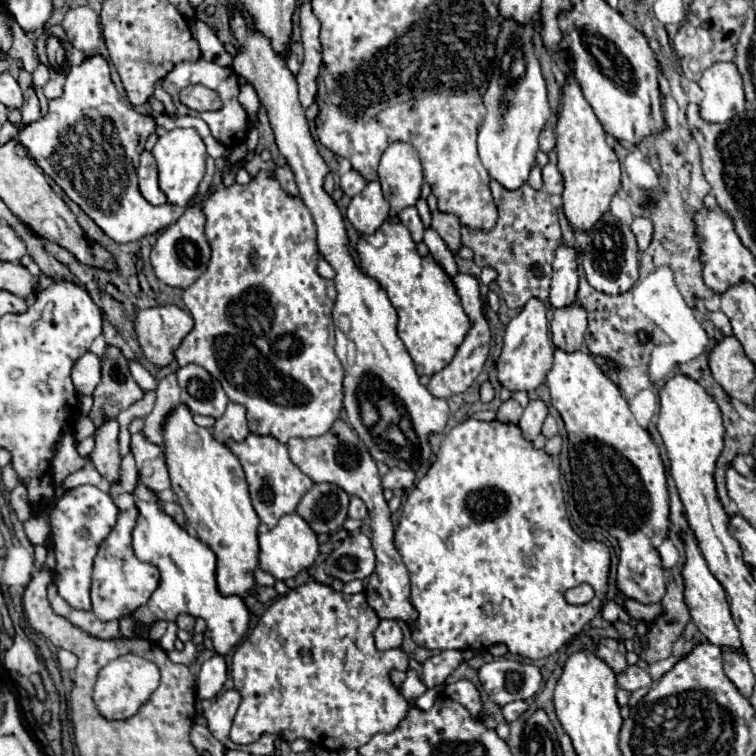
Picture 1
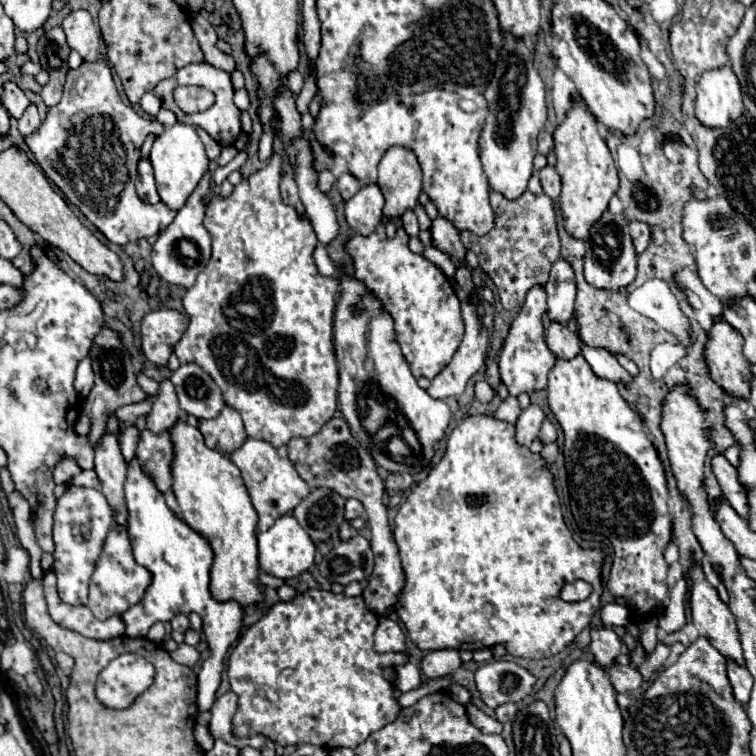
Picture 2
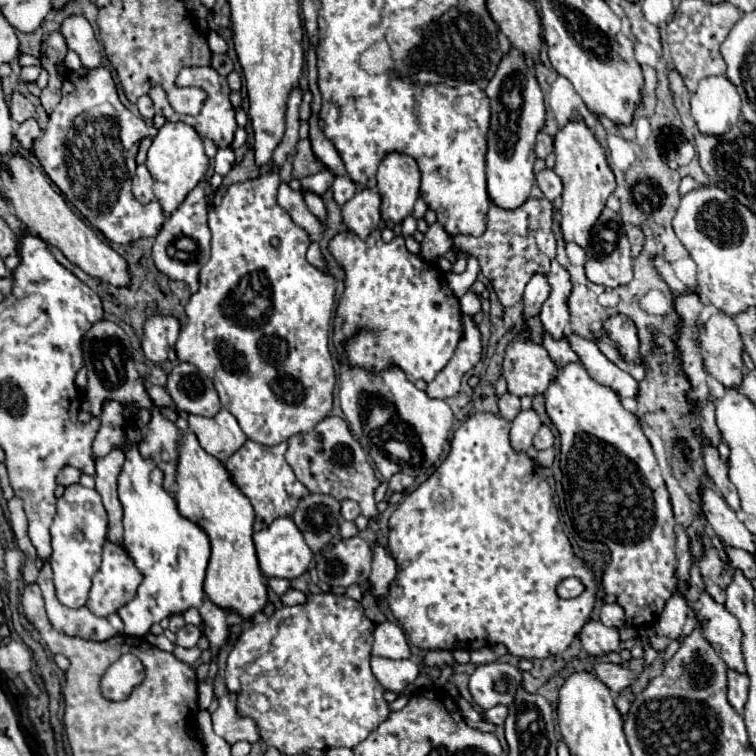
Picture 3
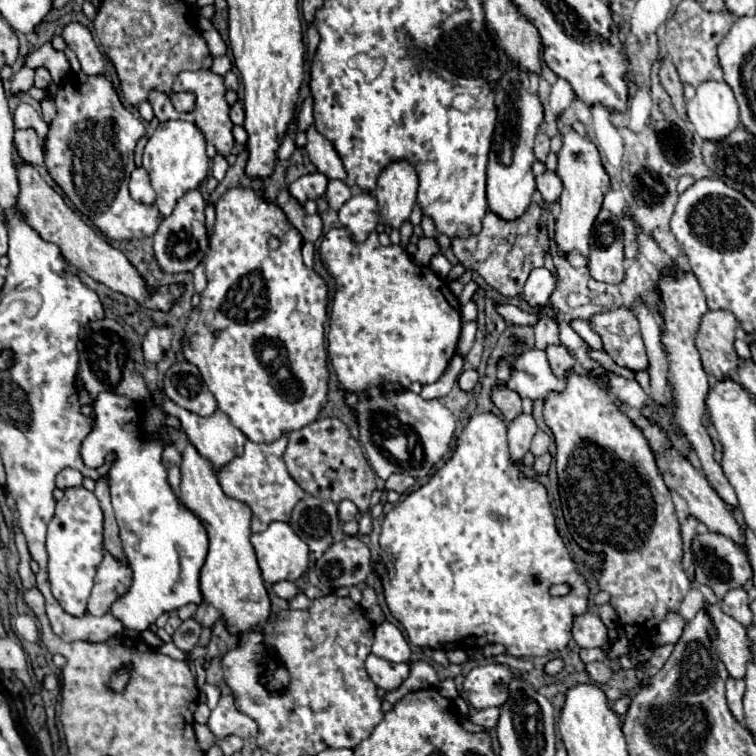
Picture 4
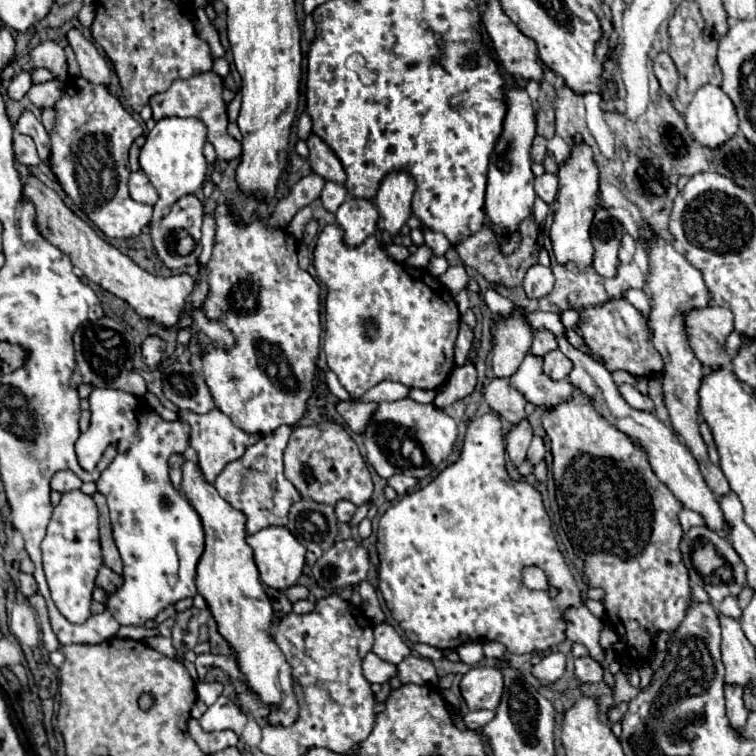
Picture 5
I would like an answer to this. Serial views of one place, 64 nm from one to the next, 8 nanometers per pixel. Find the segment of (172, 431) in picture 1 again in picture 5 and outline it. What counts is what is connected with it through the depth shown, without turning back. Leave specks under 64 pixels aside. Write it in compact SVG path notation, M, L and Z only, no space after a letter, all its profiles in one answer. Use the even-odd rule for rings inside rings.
M192 462L184 464L182 492L198 512L206 534L204 552L196 566L198 594L206 600L206 606L218 626L220 636L234 650L246 686L258 696L262 704L272 706L268 714L268 724L290 726L298 718L294 680L290 674L290 664L286 662L274 638L268 634L268 628L272 624L272 604L260 584L258 568L252 558L252 548L244 540L244 514L236 512L230 504L224 504L216 488L212 484L204 484L200 470Z

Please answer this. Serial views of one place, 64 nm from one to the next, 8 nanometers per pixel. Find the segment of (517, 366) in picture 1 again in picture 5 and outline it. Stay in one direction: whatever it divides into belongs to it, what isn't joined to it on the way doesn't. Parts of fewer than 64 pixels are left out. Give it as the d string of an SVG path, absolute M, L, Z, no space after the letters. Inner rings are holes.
M534 264L524 276L524 290L528 298L542 298L554 288L554 276L548 266ZM532 354L524 358L518 372L510 380L512 386L526 396L528 402L542 410L550 410L556 404L572 398L572 384L568 384L568 380L548 380L548 376L544 376L542 372L542 360Z

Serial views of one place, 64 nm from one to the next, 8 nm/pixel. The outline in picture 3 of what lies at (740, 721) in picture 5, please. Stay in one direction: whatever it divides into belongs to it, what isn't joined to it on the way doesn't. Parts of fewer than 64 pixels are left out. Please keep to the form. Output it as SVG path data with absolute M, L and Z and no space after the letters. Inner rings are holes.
M728 672L728 702L738 714L744 712L746 698L748 698L748 676L738 672Z

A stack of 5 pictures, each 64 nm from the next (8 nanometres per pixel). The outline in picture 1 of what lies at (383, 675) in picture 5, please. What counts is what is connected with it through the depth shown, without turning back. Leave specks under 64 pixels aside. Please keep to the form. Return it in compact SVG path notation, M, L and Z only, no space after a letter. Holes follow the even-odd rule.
M408 668L406 670L406 680L402 682L402 694L404 694L404 698L406 700L410 700L410 698L418 698L418 696L422 696L424 692L426 692L426 686L422 684L422 680L420 680L420 676L412 670L412 668Z

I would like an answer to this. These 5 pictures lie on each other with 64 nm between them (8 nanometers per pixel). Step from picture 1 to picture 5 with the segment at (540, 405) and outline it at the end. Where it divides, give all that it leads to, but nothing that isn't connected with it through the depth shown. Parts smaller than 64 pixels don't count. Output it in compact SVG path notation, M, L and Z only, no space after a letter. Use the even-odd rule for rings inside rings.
M526 420L512 426L512 430L506 438L506 452L516 468L526 460L526 450L530 446L530 440L532 440L532 430Z

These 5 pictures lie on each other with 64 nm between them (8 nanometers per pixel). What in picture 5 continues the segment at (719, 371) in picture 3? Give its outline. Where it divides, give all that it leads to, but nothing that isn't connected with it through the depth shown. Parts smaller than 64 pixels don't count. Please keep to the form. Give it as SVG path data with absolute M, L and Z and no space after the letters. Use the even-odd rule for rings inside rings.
M718 306L688 310L684 314L684 330L690 348L704 366L716 368L716 364L730 364L730 354L724 348L724 340L734 330L732 312Z

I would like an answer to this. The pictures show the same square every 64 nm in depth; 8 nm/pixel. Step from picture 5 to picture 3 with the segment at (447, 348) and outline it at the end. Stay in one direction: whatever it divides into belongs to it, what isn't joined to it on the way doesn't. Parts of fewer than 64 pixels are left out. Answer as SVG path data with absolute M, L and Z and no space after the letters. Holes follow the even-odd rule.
M378 228L366 240L360 240L354 232L340 232L328 242L328 250L344 270L344 292L336 308L332 332L338 360L346 354L350 368L382 372L396 366L404 370L410 382L420 378L424 382L432 382L448 364L460 342L460 304L454 292L446 286L444 274L420 256L410 254L402 236L388 244L382 242Z

